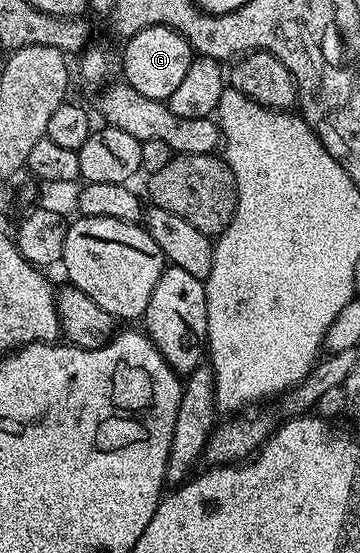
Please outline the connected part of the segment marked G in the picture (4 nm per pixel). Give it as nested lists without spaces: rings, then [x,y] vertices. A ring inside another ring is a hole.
[[[148,26],[127,39],[123,46],[123,81],[127,82],[130,88],[134,88],[134,92],[142,92],[142,96],[150,100],[164,102],[170,96],[174,96],[174,91],[178,89],[178,84],[182,84],[186,72],[190,72],[190,64],[194,57],[191,44],[178,32],[165,26]]]

